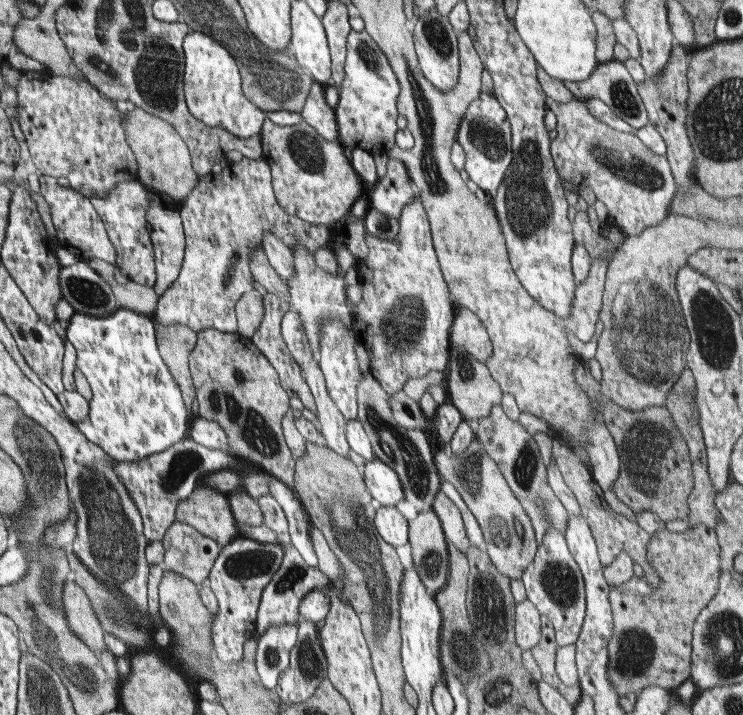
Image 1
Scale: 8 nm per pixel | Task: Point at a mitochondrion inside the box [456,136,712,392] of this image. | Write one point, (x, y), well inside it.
(644, 339)

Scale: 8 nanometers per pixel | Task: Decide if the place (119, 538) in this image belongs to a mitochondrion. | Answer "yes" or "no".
yes

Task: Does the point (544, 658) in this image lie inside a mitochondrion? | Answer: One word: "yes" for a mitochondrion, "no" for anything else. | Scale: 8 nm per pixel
no

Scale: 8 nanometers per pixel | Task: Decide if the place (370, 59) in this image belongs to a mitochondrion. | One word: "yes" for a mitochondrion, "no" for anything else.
yes

